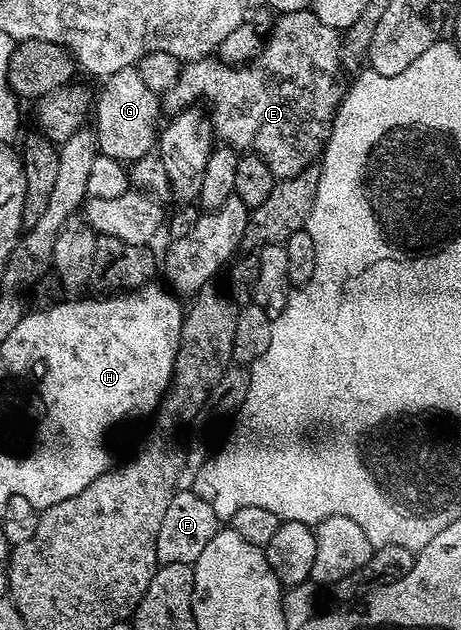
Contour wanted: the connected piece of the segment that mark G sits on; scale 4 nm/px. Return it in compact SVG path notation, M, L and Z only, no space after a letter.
M135 66L121 68L120 71L116 71L110 77L105 78L101 85L102 89L99 95L98 93L96 95L92 113L92 119L94 117L96 121L94 134L99 153L108 155L110 158L116 158L123 163L133 163L142 157L149 156L153 152L158 139L157 131L160 127L158 117L162 115L162 103L159 94L148 88Z

